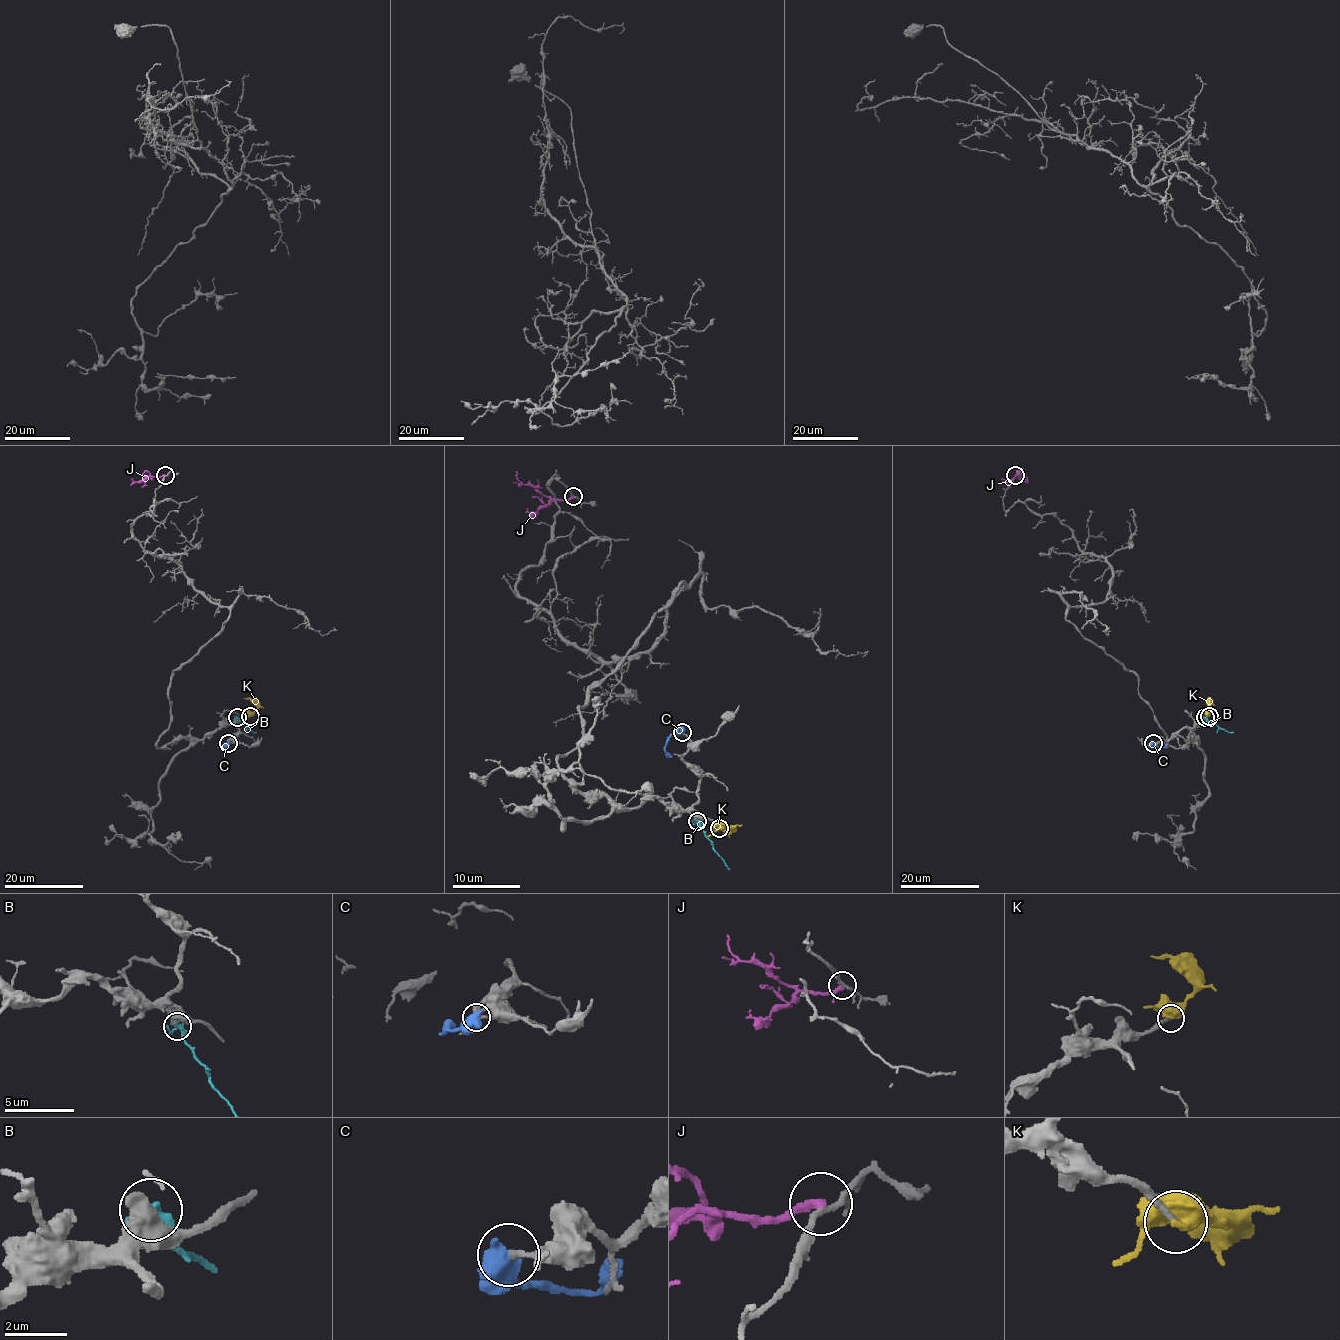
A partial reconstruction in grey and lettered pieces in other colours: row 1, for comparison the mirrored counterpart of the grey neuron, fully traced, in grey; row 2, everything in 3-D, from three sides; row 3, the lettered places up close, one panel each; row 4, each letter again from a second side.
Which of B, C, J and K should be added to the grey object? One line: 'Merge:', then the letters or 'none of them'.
Merge: K

